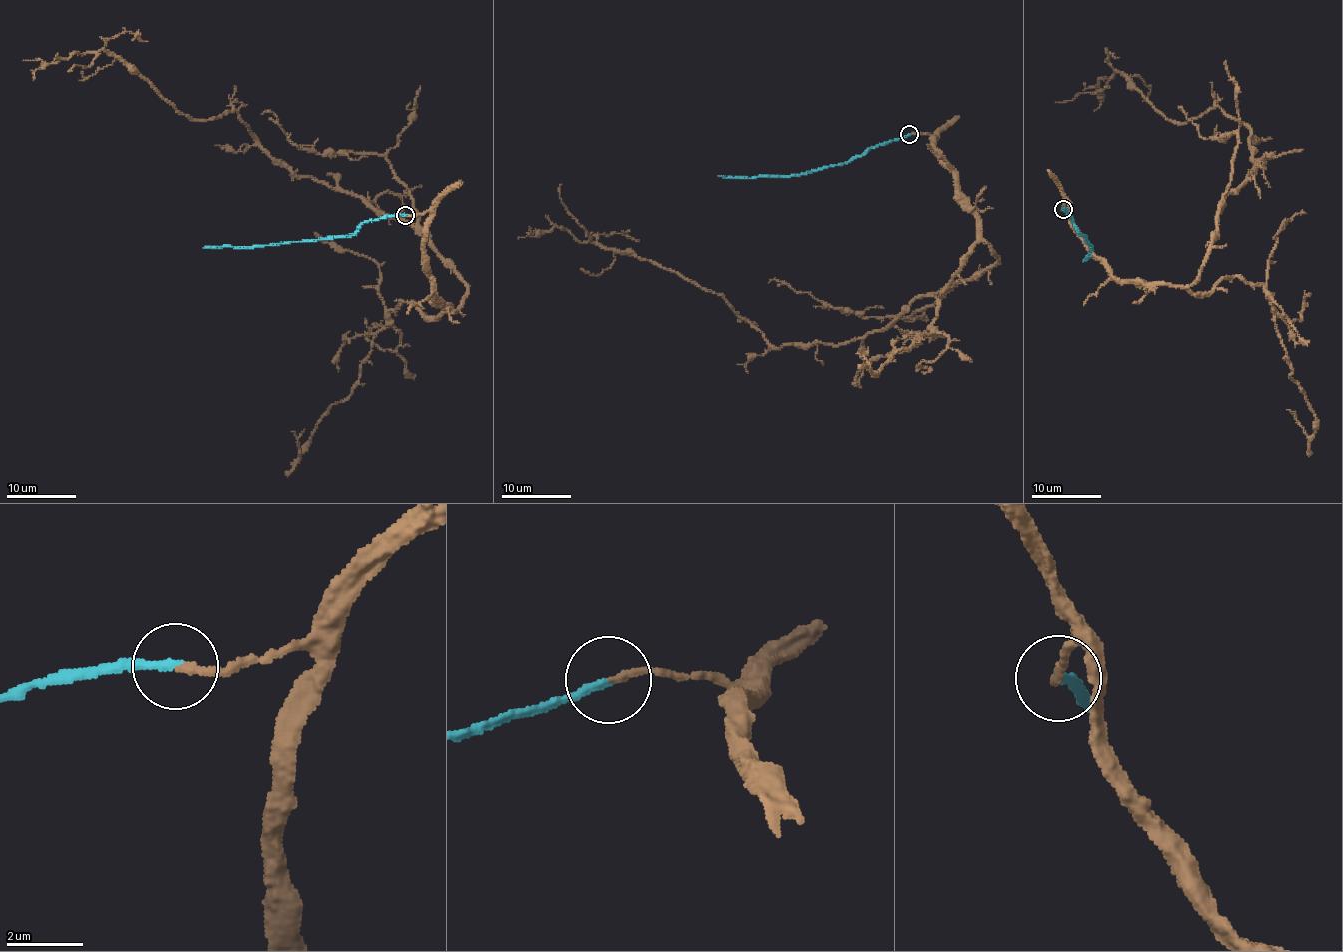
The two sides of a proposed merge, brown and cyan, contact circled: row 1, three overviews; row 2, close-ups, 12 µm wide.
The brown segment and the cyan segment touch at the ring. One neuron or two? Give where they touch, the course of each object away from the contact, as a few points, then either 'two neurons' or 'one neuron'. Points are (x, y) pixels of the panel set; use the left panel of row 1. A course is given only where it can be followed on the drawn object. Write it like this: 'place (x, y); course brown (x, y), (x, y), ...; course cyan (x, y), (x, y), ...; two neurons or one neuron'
place (405, 215); course brown (406, 214), (455, 311), (430, 243), (235, 111), (102, 49), (33, 80); course cyan (406, 214), (366, 221), (347, 235), (286, 243), (203, 248); one neuron

